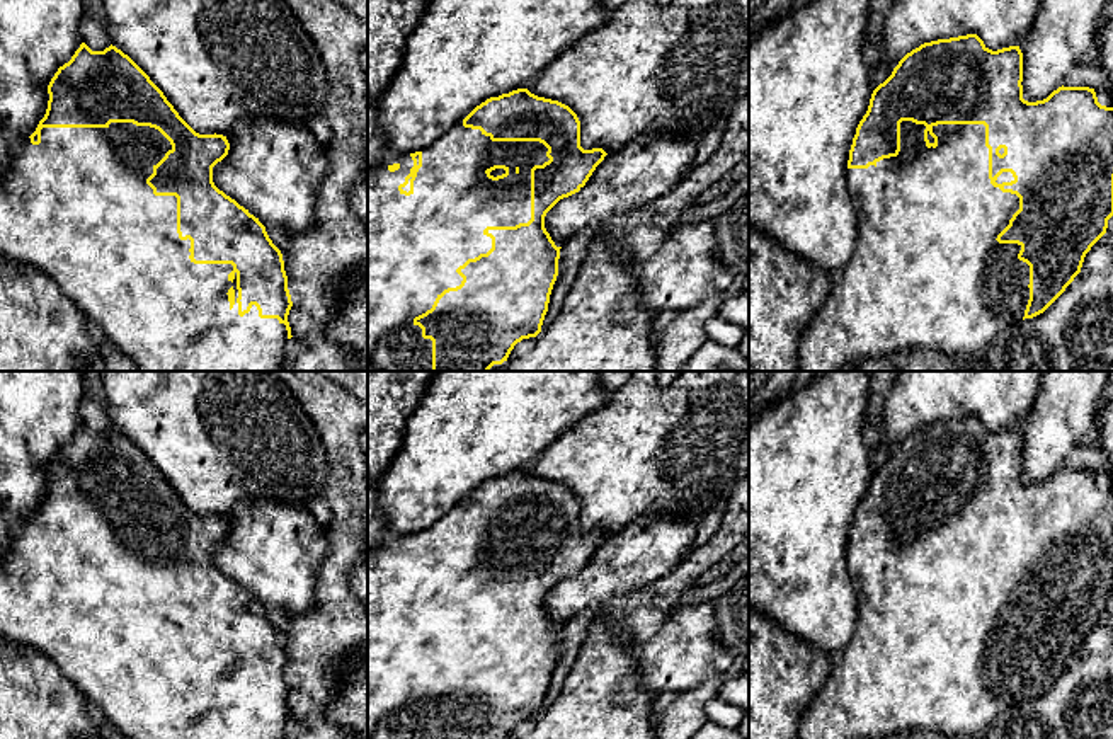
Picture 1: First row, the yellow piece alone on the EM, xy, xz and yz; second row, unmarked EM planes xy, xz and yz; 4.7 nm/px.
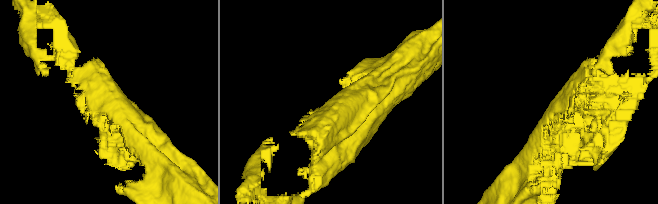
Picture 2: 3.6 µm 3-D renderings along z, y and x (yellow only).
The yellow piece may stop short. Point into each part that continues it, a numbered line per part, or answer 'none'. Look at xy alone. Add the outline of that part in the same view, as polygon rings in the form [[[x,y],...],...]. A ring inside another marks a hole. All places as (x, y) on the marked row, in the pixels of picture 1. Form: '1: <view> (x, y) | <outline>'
1: xy (77, 206) | [[[111,123],[107,128],[43,128],[39,145],[32,145],[31,138],[14,143],[15,157],[0,175],[0,259],[24,262],[54,279],[61,293],[94,320],[107,342],[123,351],[140,371],[281,371],[288,344],[286,325],[277,318],[260,318],[255,305],[243,317],[238,315],[237,272],[233,281],[228,279],[233,266],[194,264],[189,259],[191,240],[180,240],[177,233],[177,198],[155,196],[146,184],[153,167],[172,150],[170,141],[158,129],[133,123]]]

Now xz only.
1: xz (416, 244) | [[[463,119],[420,152],[422,167],[410,196],[398,191],[414,167],[410,155],[391,155],[368,167],[368,371],[432,371],[432,341],[422,337],[414,318],[431,310],[444,289],[461,284],[459,266],[492,249],[492,238],[483,233],[487,226],[531,220],[531,169],[550,160],[539,141],[492,141],[480,129],[465,128]],[[494,165],[505,165],[509,175],[488,179],[485,170]]]

